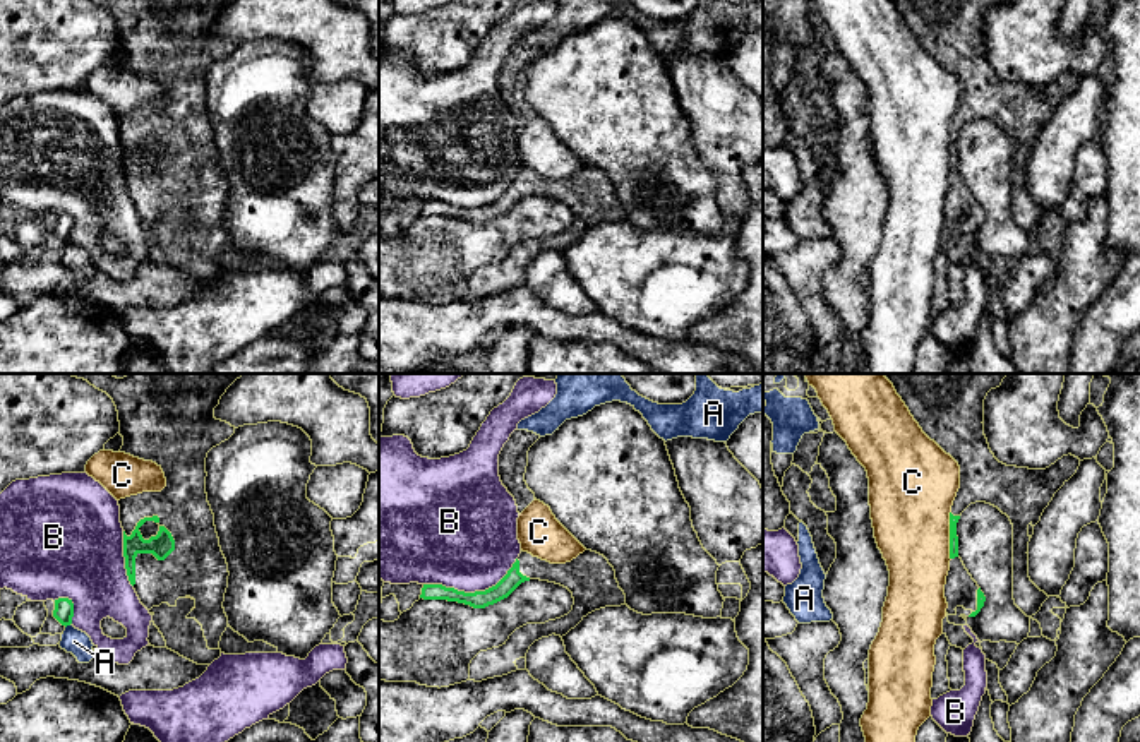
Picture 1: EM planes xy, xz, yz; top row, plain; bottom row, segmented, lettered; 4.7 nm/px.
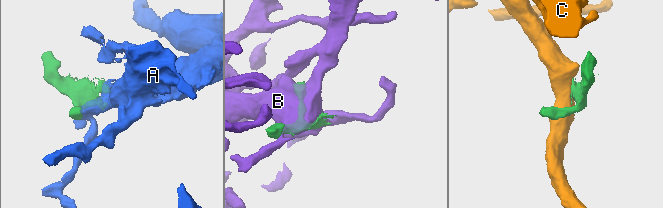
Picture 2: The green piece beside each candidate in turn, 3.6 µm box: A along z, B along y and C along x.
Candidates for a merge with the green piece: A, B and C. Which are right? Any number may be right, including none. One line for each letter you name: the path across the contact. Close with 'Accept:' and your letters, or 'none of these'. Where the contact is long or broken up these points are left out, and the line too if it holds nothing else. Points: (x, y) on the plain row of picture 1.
Accept: none of these

